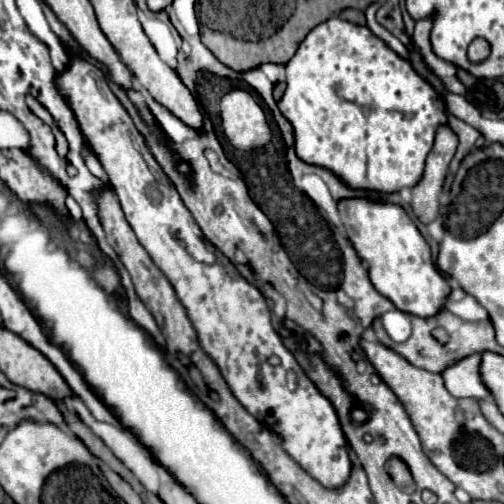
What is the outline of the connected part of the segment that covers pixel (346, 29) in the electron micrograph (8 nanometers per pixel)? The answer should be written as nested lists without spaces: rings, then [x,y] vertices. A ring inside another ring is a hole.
[[[329,18],[325,22],[321,22],[319,26],[315,26],[307,38],[299,44],[299,50],[295,52],[295,56],[287,62],[287,90],[281,96],[279,110],[283,112],[283,116],[291,122],[293,132],[295,132],[295,150],[297,156],[301,160],[305,160],[307,164],[317,164],[317,166],[325,166],[331,172],[335,172],[343,182],[347,182],[351,188],[363,188],[363,190],[377,190],[377,192],[397,192],[405,186],[415,186],[423,174],[423,164],[425,158],[433,146],[433,138],[435,138],[435,130],[441,124],[447,124],[447,116],[445,116],[445,100],[443,96],[439,96],[433,86],[423,80],[411,66],[409,60],[397,56],[395,50],[391,50],[381,38],[377,38],[367,26],[359,26],[341,18]]]

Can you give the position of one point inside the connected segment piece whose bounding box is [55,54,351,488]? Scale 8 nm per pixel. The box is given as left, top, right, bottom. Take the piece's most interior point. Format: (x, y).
(232, 319)

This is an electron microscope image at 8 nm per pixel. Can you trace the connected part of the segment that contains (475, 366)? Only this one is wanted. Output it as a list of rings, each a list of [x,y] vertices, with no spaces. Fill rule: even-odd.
[[[471,354],[471,356],[465,356],[463,360],[457,360],[455,364],[447,366],[441,372],[445,388],[455,398],[477,398],[477,400],[481,400],[489,394],[489,390],[485,388],[485,384],[481,382],[481,376],[479,376],[479,362],[481,362],[481,356]]]

